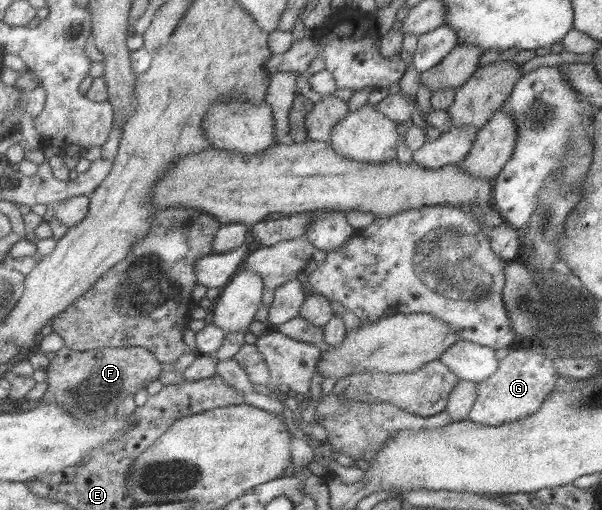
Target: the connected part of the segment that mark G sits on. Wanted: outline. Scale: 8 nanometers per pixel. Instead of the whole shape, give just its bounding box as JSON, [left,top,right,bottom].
[467,348,558,426]

